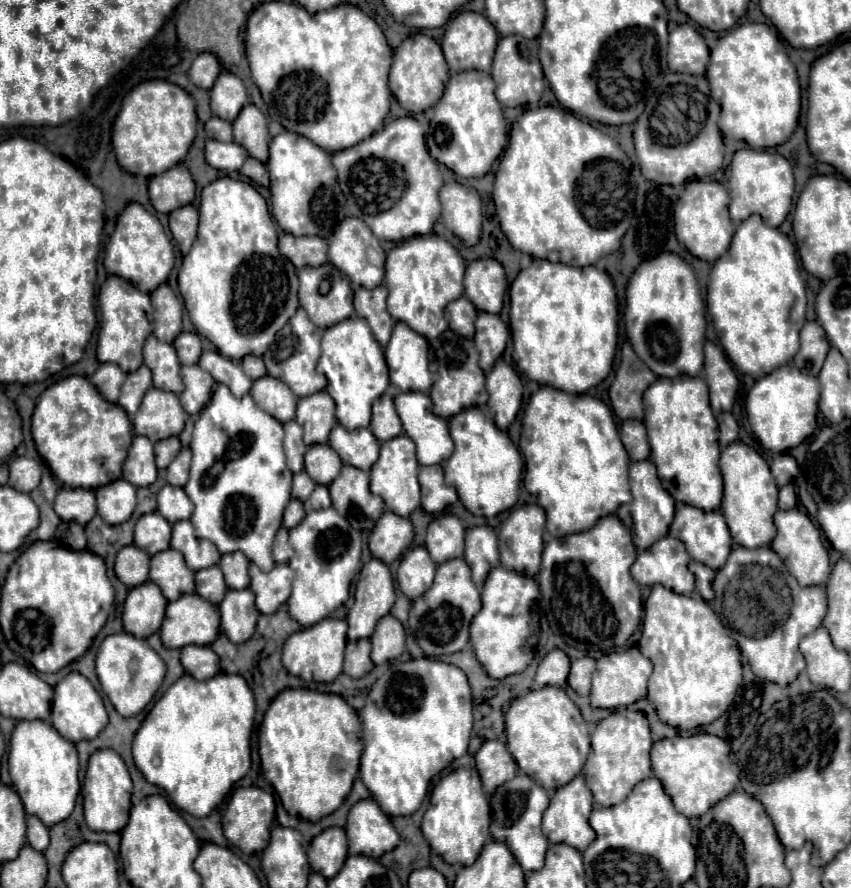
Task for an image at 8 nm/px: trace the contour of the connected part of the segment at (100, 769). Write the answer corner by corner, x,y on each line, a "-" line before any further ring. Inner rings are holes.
96,750
90,756
88,770
84,774
82,784
82,796
84,796
84,818
90,830
96,832
120,832
124,824
128,824
128,812
130,812
130,798
132,798
132,780
128,774
126,764
114,750

